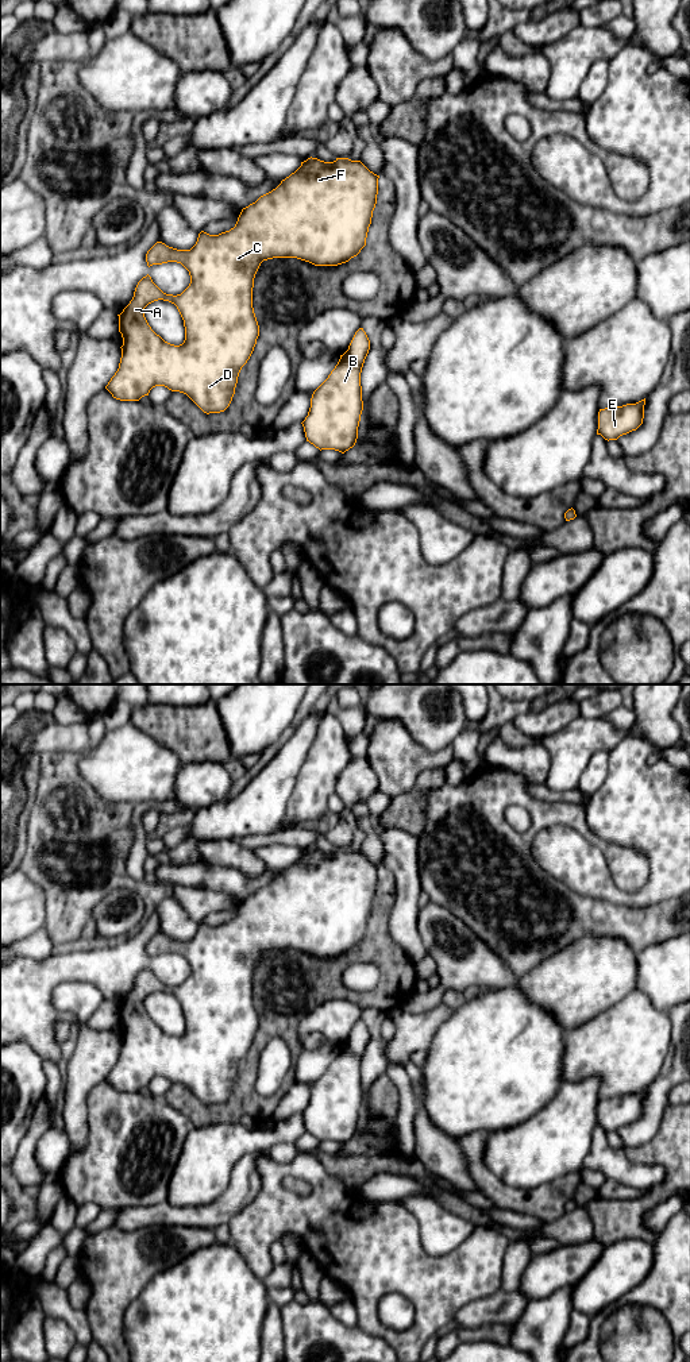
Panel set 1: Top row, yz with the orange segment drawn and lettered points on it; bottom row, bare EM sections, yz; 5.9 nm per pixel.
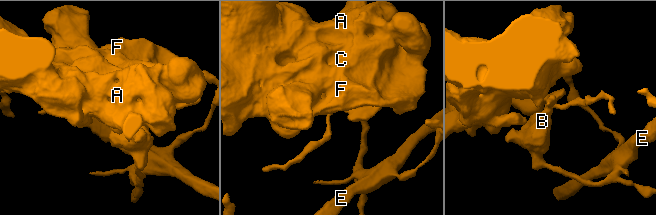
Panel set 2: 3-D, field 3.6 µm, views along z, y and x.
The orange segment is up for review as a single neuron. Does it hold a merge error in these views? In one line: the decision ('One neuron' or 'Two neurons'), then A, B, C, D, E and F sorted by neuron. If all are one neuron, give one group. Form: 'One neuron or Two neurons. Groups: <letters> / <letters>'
Two neurons. Groups: A C D F / B E

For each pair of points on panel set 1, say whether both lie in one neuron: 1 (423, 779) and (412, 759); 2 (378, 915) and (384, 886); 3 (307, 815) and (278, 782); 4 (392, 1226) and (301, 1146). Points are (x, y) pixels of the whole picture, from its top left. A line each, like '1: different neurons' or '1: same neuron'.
1: different neurons
2: same neuron
3: different neurons
4: different neurons

